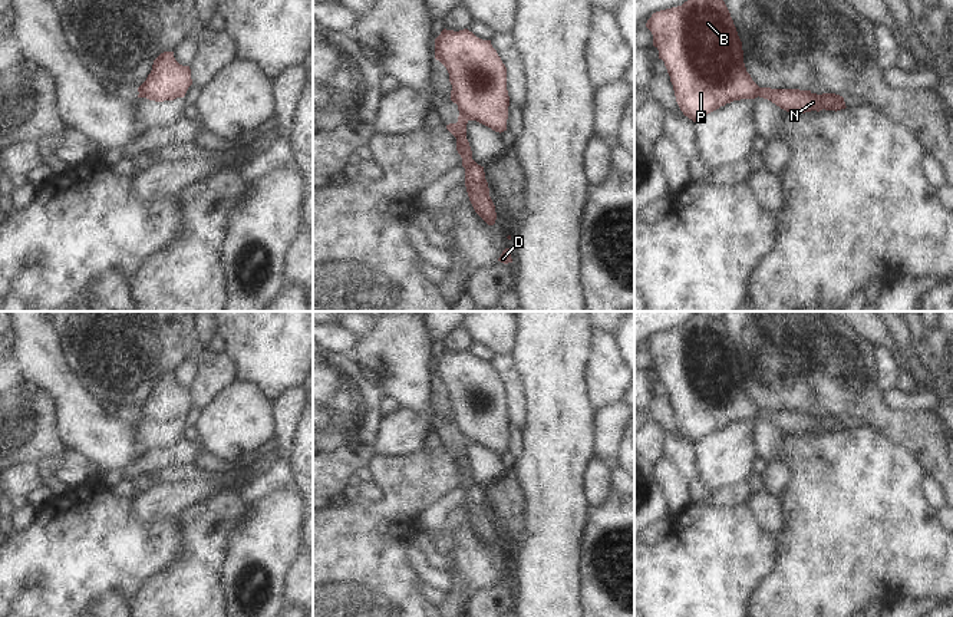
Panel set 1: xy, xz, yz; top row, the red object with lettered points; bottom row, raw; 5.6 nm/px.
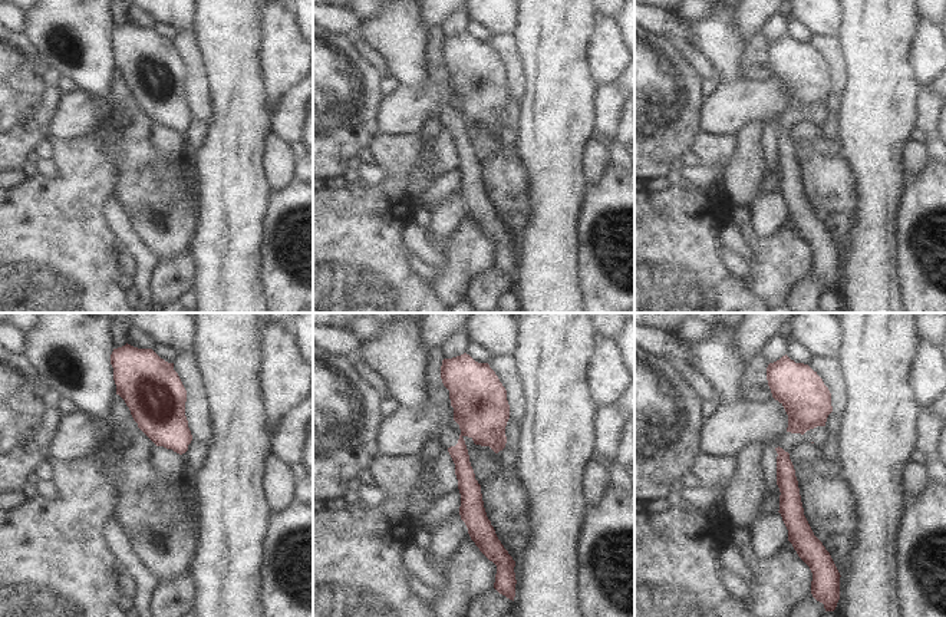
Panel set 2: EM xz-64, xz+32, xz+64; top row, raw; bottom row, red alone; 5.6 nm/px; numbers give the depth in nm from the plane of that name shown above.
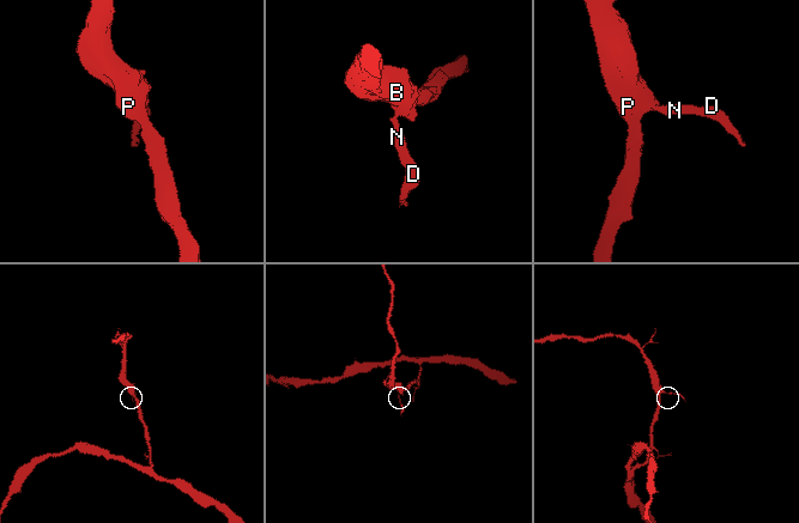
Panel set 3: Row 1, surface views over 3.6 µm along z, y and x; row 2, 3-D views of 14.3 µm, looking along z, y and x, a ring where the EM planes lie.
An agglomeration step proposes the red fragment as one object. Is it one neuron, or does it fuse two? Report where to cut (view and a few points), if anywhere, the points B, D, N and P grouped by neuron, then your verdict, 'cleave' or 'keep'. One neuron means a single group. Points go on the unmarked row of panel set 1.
cut in xz along (459, 434), (470, 441); B P / D N; cleave

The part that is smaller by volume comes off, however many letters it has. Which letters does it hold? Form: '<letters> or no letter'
D, N

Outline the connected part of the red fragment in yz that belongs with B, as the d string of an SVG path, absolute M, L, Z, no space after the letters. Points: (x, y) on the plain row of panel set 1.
M700 311L682 327L653 334L646 349L653 356L659 380L665 383L676 423L693 443L733 422L758 419L759 408L746 393L731 334L722 320L710 317L710 311Z

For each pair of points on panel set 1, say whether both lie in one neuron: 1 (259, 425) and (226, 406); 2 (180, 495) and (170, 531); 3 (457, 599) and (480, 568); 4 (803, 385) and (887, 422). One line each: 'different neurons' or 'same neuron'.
1: same neuron
2: different neurons
3: same neuron
4: same neuron

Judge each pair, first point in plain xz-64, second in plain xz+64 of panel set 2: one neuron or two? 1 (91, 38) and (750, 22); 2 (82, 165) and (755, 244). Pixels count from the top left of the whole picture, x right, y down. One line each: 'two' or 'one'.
1: two
2: two

